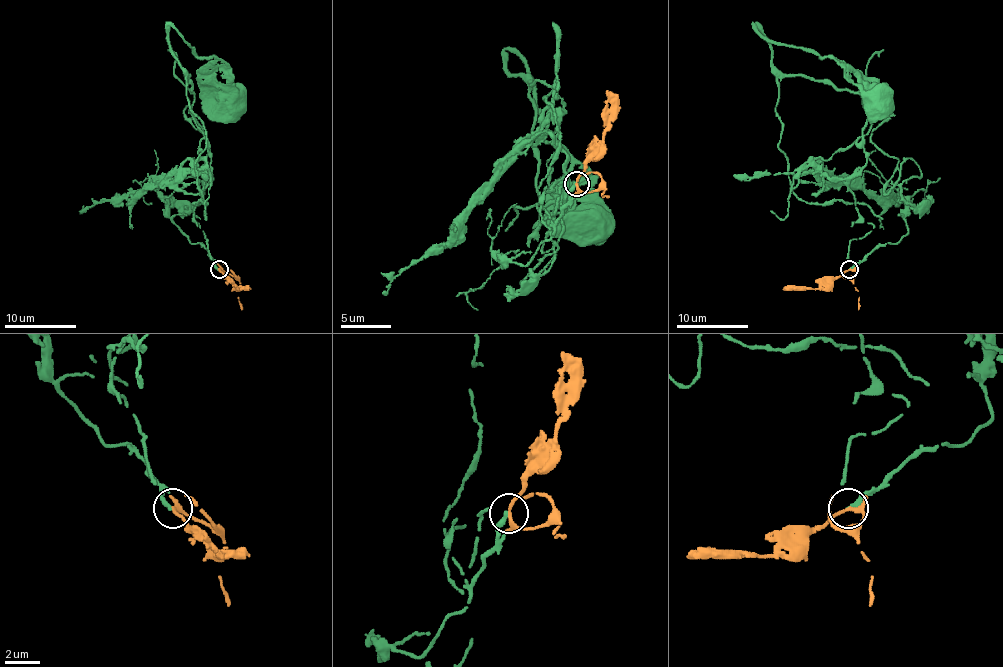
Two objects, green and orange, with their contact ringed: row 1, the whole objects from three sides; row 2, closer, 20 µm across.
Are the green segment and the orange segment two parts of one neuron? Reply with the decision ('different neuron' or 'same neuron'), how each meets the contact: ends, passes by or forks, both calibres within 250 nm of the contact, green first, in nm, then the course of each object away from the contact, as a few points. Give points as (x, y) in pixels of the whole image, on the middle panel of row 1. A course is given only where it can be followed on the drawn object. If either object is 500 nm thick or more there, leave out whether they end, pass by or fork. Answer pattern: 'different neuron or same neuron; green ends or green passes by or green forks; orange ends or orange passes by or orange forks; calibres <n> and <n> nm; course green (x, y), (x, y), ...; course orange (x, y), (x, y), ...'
same neuron; green ends; orange forks; calibres 280 and 150 nm; course green (574, 184), (549, 216), (559, 83), (507, 71), (509, 51), (592, 221); course orange (577, 184), (584, 161), (602, 141), (604, 101), (612, 91)

